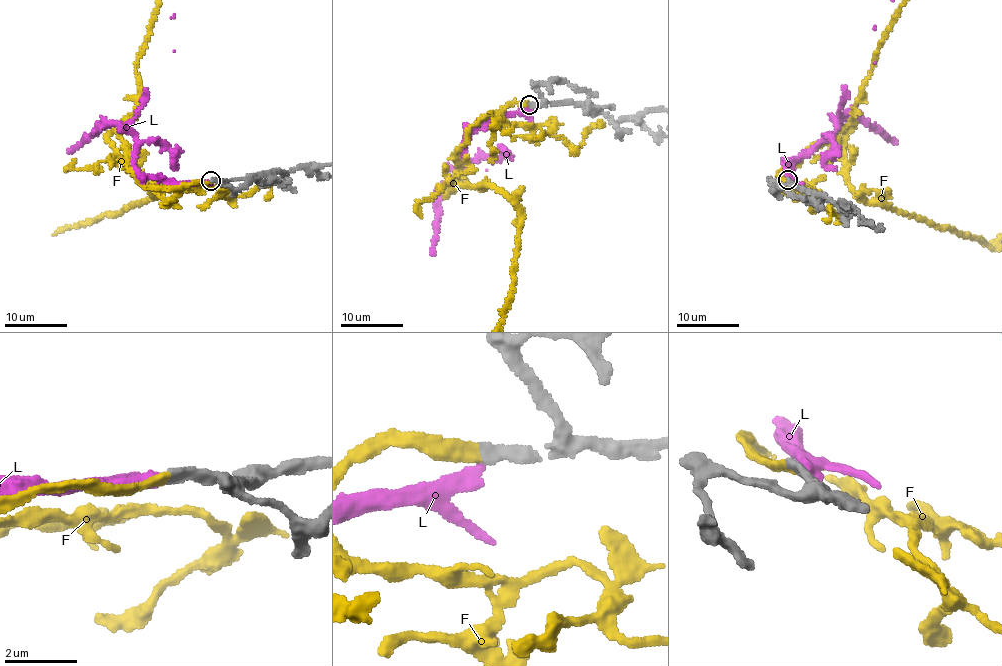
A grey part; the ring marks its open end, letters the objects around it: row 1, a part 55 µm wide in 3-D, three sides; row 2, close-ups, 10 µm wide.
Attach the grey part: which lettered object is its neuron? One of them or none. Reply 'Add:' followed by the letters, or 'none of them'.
Add: F

